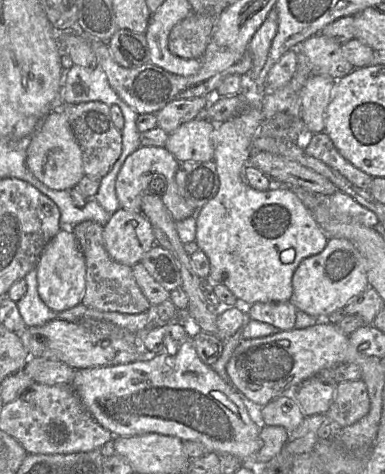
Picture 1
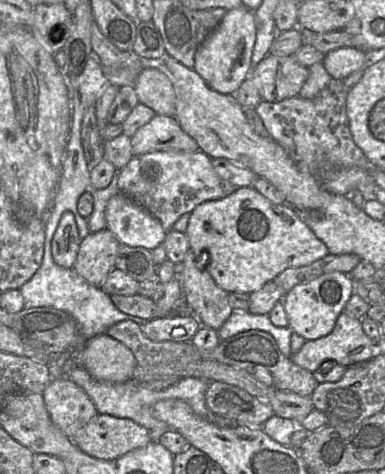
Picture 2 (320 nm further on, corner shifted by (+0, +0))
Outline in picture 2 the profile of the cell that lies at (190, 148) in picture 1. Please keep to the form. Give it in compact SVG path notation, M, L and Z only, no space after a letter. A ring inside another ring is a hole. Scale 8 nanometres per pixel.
M156 114L130 138L133 156L154 151L195 152L199 150L196 141L183 131L175 117L172 116Z

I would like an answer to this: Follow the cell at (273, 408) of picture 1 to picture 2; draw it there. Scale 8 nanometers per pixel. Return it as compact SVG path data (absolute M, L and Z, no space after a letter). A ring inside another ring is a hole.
M191 249L184 264L183 299L201 323L201 326L218 331L230 317L233 308L229 304L228 292L221 289L207 270L209 254L203 250L196 258Z

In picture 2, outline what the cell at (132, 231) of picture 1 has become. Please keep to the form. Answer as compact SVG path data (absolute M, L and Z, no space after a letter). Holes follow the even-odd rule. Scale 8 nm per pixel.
M107 228L89 233L80 241L74 271L88 283L101 286L111 270L121 243Z

